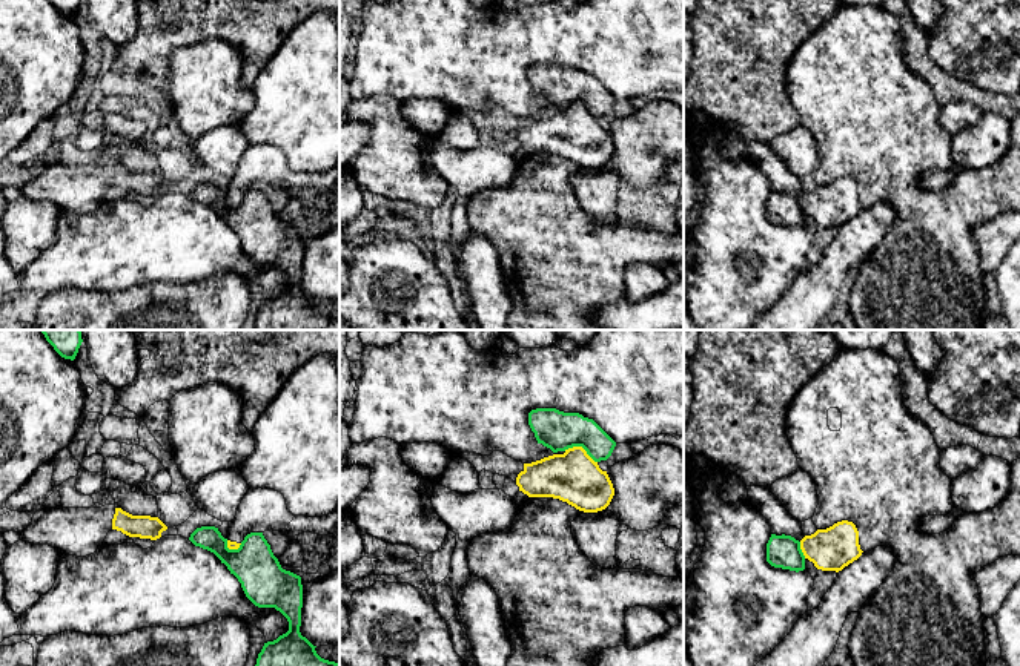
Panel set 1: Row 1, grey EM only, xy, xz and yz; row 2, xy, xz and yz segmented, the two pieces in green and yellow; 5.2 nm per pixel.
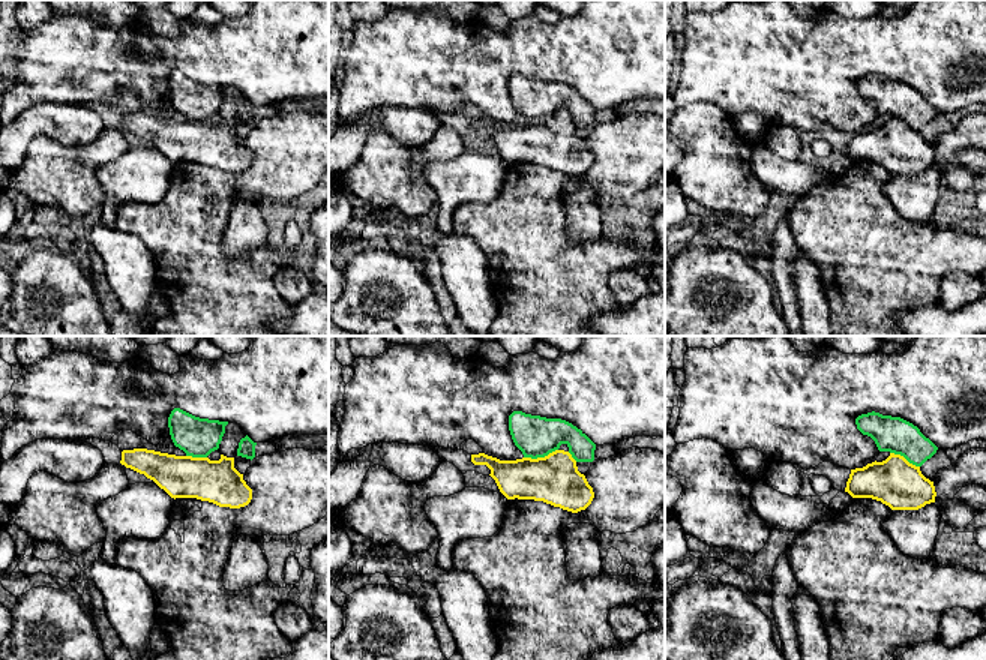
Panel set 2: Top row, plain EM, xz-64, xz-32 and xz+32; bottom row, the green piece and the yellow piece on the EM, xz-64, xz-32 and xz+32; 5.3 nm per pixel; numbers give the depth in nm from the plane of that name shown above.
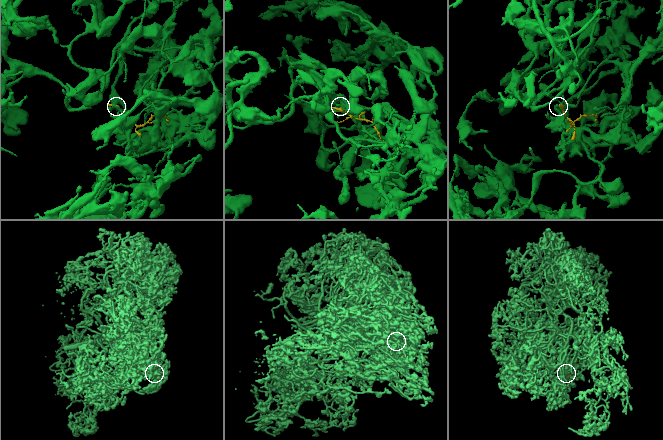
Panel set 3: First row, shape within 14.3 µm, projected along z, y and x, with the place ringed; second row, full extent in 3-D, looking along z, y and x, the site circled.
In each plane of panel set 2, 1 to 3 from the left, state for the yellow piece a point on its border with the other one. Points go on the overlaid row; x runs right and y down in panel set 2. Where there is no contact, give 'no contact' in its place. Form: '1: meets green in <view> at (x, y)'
1: meets green in xz-64 at (197, 456)
2: meets green in xz-32 at (541, 456)
3: meets green in xz+32 at (905, 458)

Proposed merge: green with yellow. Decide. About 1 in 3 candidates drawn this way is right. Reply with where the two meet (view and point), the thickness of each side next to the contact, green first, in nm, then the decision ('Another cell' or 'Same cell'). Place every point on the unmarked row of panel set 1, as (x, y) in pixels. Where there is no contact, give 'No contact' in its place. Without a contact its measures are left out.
Touches green at xz (581, 102). Thickness 200 nm (green) against 280 nm. Another cell

